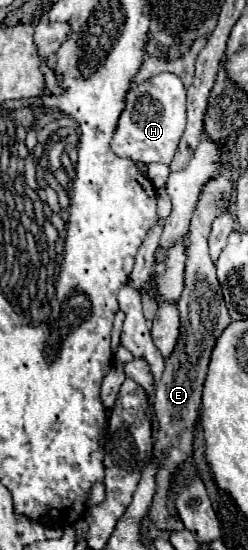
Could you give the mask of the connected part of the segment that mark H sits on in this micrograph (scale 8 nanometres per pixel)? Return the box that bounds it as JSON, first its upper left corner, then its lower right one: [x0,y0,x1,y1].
[110,72,186,164]

